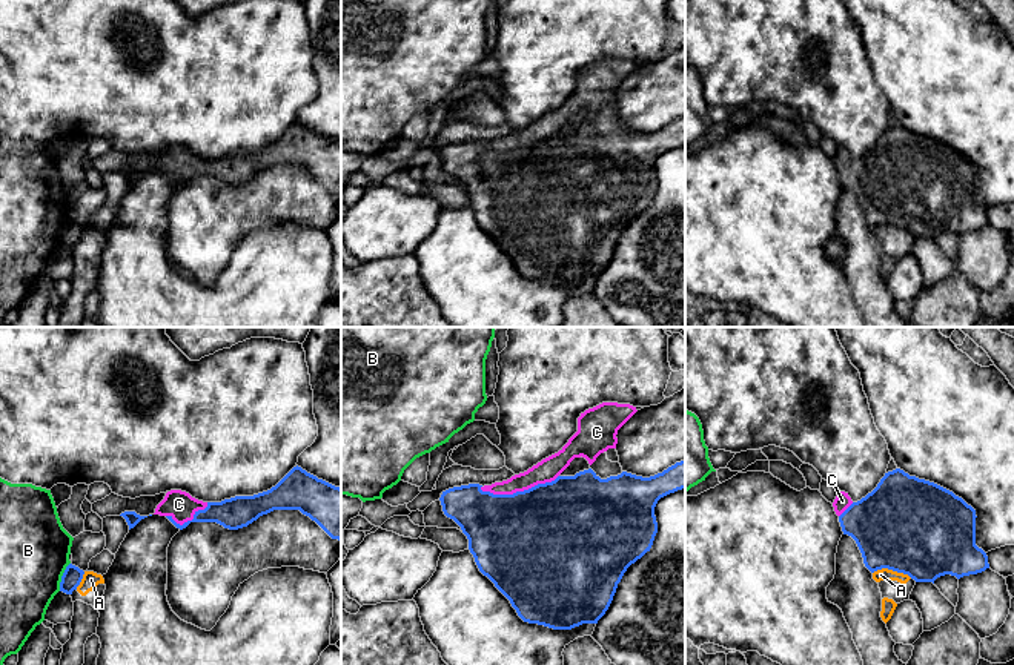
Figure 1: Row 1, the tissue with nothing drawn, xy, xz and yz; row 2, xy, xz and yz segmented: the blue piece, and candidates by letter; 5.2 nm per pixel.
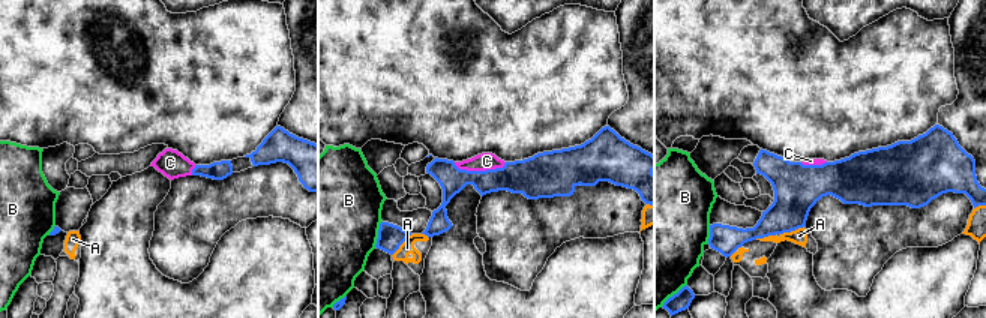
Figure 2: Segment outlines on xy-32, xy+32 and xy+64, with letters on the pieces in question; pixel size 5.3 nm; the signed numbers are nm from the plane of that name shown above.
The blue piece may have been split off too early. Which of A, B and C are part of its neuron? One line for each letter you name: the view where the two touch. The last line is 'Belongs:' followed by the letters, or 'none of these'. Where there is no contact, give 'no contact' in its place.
C: xz
Belongs: C

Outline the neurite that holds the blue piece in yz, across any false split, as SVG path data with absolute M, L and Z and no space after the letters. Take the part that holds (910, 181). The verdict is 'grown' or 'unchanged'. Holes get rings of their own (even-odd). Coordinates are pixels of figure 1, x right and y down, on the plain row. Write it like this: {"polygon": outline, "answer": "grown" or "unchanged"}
{"polygon": "M900 124L885 129L877 143L857 158L837 147L833 158L843 190L851 192L874 229L888 224L916 238L933 238L945 230L957 235L989 224L986 209L976 201L976 166L953 147Z", "answer": "grown"}

